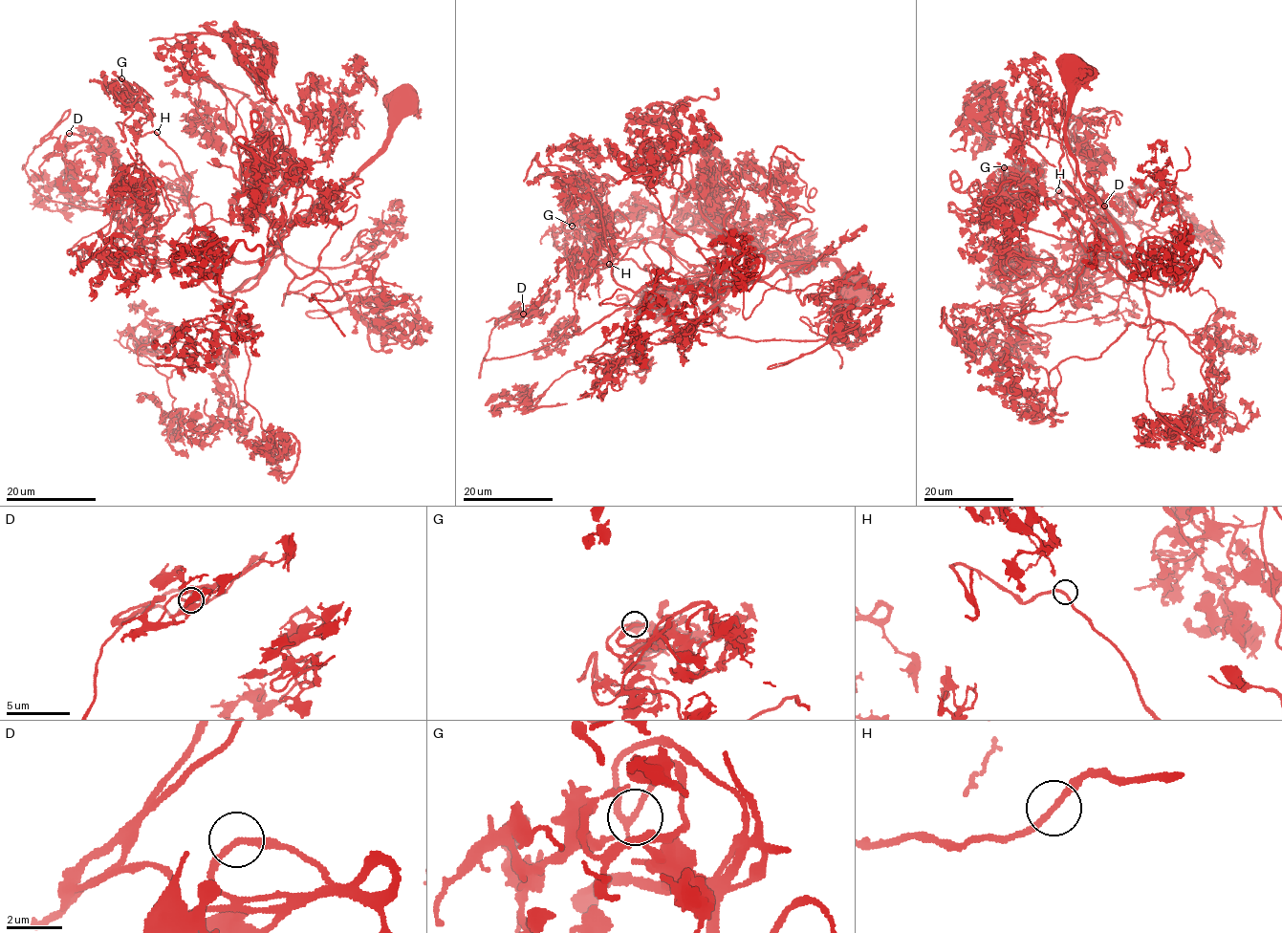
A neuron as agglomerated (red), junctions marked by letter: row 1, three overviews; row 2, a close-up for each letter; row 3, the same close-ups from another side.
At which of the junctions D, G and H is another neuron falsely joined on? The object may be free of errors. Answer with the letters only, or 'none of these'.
none of these

